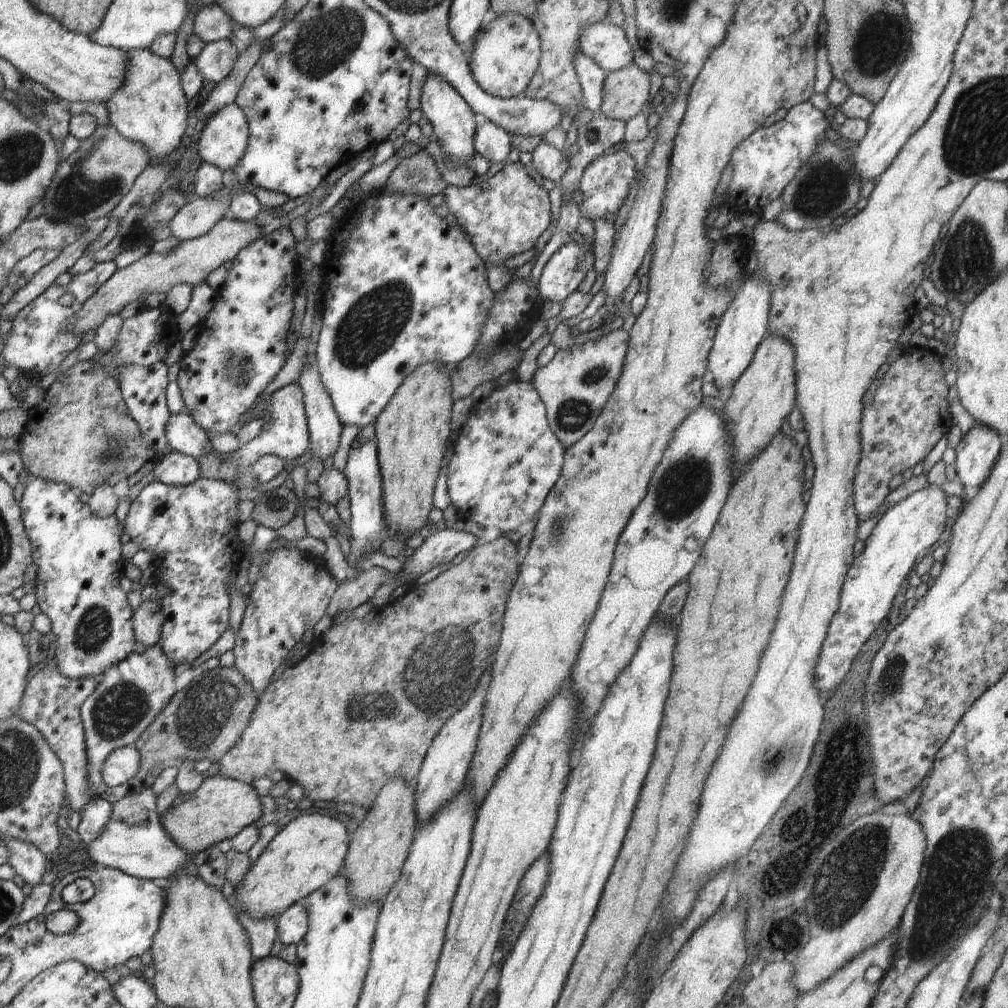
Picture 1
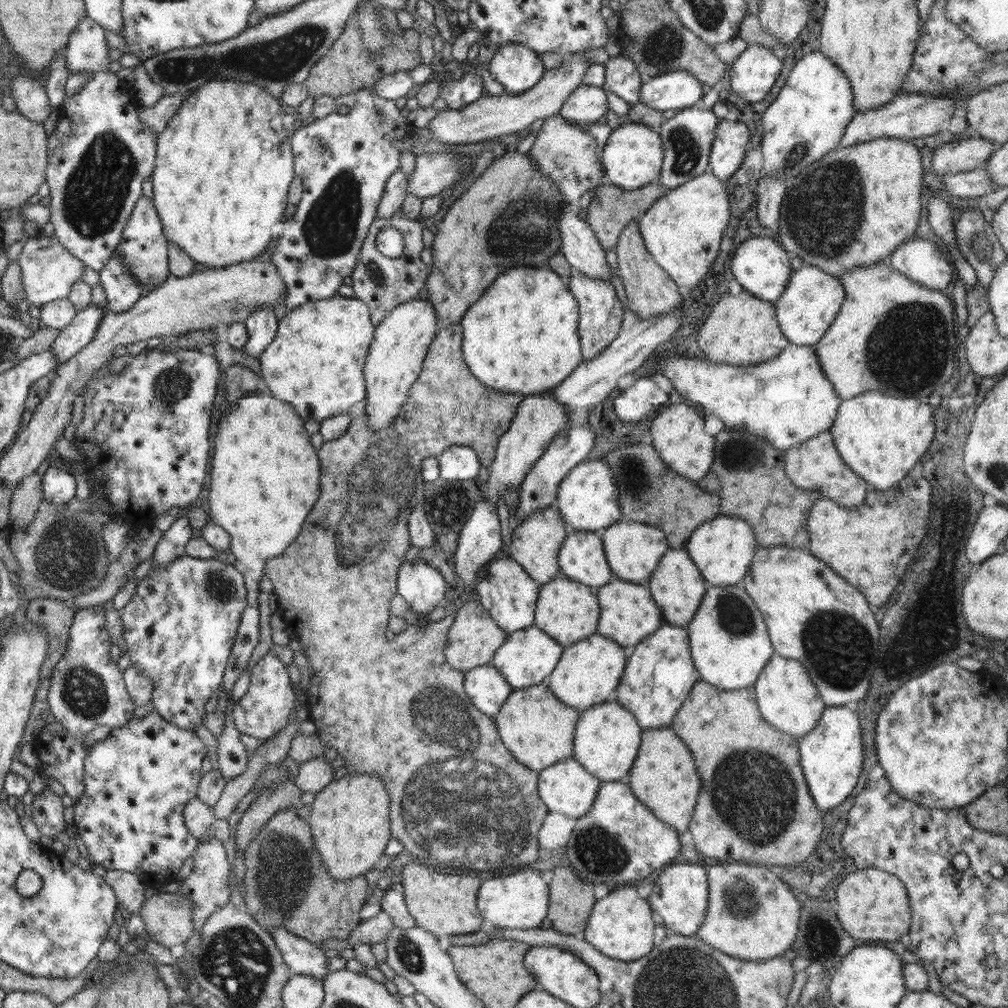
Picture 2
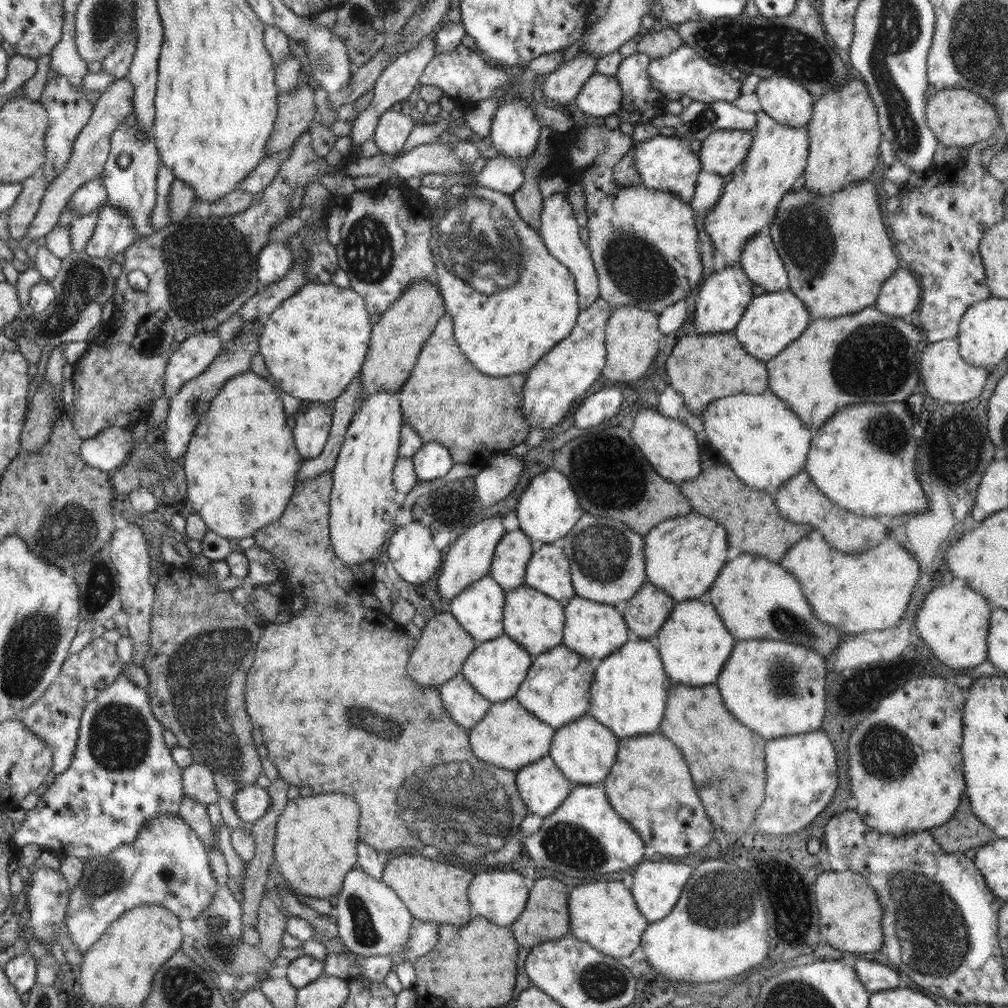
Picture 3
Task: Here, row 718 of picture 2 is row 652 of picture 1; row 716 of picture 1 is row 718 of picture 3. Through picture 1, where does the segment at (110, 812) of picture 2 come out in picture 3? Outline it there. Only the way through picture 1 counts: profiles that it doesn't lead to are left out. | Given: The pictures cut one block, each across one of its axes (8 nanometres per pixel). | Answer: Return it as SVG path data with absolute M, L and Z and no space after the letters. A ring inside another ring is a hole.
M118 675L84 707L70 766L64 772L51 776L39 792L36 808L26 812L22 828L11 837L16 847L20 849L28 844L37 844L42 851L50 852L60 860L64 857L89 859L108 856L126 844L134 844L142 825L150 818L160 814L178 816L184 800L183 769L174 762L171 748L164 743L163 731L163 726L151 711L147 691Z

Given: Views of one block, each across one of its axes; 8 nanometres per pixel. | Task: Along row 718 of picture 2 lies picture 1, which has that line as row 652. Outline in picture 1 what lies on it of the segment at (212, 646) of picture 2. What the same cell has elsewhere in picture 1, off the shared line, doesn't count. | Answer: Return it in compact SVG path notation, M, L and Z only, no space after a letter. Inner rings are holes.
M200 477L186 486L167 485L160 481L148 483L131 502L124 524L124 532L130 536L140 551L150 552L156 558L156 565L163 571L158 578L160 584L166 583L169 590L159 600L163 623L160 640L157 642L165 655L178 666L192 662L204 654L229 628L231 598L227 578L232 571L241 568L234 556L245 555L247 548L238 538L238 503L241 498L237 488L226 481L203 479Z

